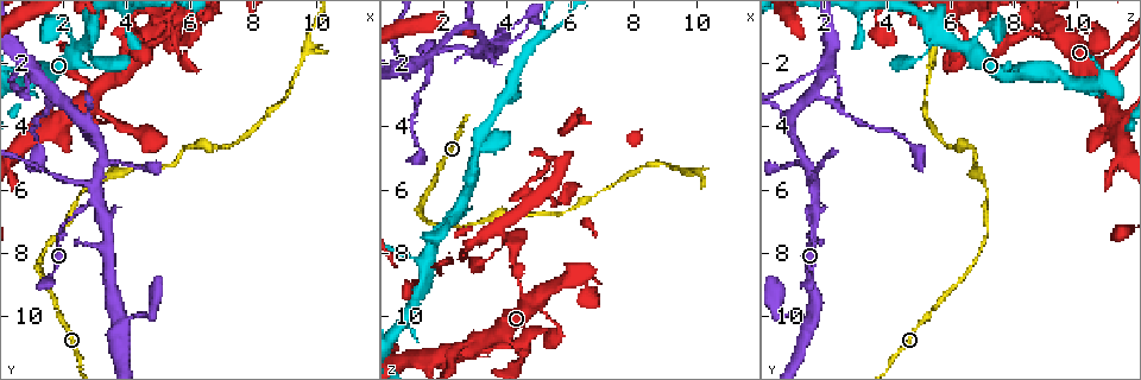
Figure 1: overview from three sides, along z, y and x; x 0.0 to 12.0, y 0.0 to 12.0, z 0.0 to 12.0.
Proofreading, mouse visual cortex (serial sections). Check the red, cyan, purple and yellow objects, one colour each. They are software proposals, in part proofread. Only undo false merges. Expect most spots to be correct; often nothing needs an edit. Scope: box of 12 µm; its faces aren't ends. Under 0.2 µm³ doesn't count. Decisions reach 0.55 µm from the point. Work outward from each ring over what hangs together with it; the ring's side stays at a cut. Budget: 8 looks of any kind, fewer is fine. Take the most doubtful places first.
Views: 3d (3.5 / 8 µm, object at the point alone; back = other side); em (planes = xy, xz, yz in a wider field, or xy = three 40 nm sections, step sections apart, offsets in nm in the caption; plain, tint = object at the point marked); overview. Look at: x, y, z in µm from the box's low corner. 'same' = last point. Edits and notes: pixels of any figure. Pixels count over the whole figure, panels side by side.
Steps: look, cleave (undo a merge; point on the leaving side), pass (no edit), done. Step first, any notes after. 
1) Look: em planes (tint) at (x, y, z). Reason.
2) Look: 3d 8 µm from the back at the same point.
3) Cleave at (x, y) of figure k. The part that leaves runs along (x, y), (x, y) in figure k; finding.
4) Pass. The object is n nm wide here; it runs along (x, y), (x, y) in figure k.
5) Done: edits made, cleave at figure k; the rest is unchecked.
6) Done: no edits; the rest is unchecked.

Look: 3d 3.5 µm at (2.9, 6.4, 1.6). Abrupt turn.

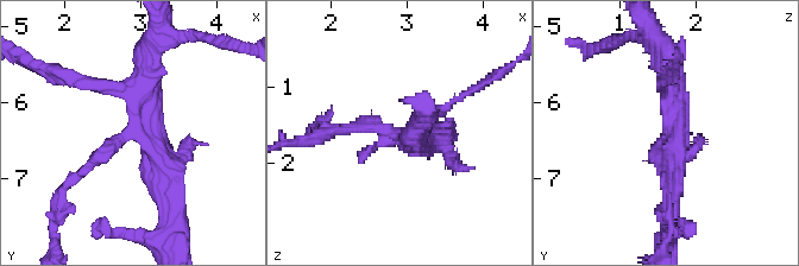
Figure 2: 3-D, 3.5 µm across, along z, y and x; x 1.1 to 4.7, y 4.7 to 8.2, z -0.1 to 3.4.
Look: em planes (tint) at (2.85, 6.35, 1.60). Need the tissue.

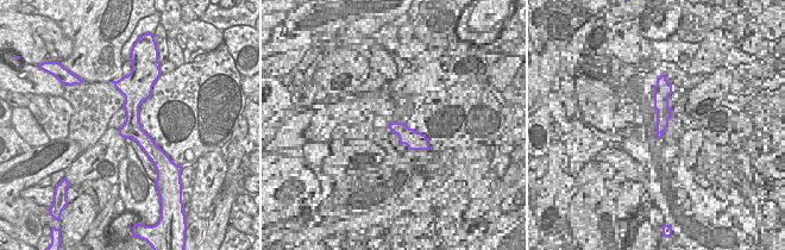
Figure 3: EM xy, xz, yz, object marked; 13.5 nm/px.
Look: em xy step 2 (tint) at the same point.

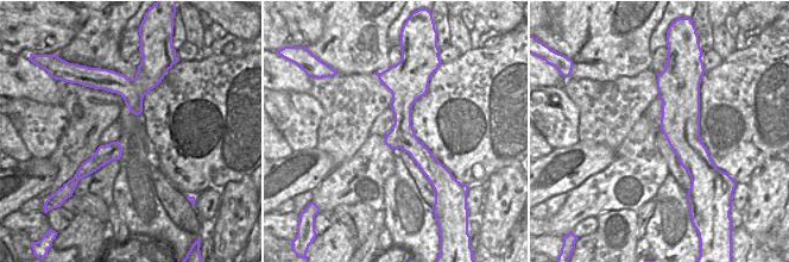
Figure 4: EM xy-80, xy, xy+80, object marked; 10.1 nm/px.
Pass. It runs along (71, 181), (148, 112), (148, 57) in figure 2; all the same cell.

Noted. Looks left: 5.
Look: 3d 3.5 µm at (2.7, 3.9, 0.9). Arms part here.

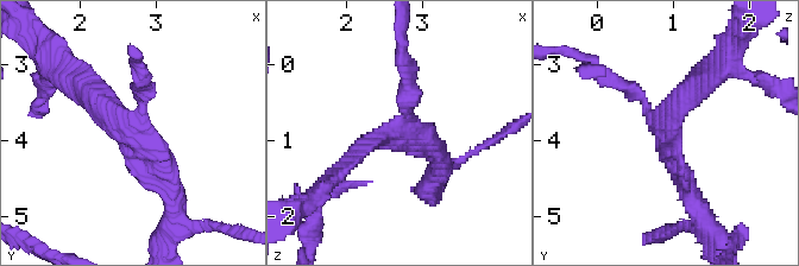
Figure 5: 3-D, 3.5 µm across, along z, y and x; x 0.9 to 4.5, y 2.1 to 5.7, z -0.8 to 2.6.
Look: em planes (tint) at (2.70, 3.85, 0.85). 3 arms meet here; the arms are 200, 250, 300 nm wide.

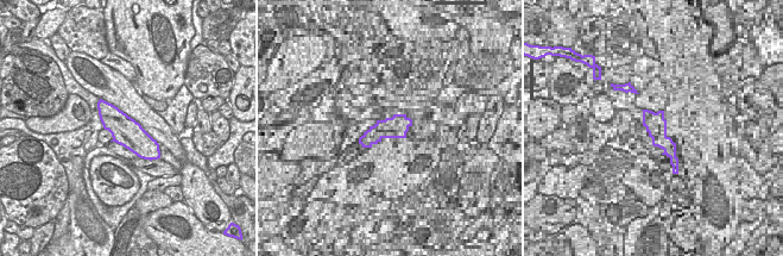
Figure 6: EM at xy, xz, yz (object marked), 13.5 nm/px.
Look: em xy step 3 (tint) at the same point.

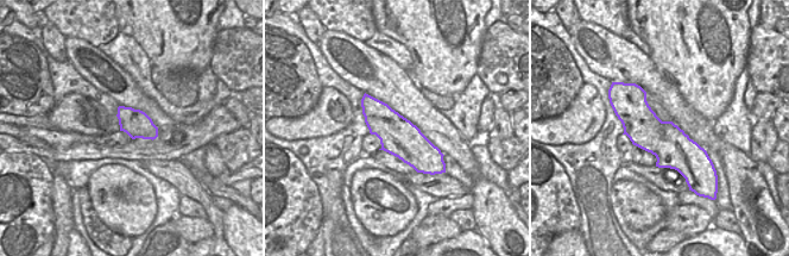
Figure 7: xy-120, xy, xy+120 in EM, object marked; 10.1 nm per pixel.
Pass. It runs along (170, 188), (152, 144), (79, 78) in figure 5; all the same cell.

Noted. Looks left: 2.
Look: 3d 8 µm at (0.9, 2.0, 2.1). Thin arm on a thick one.

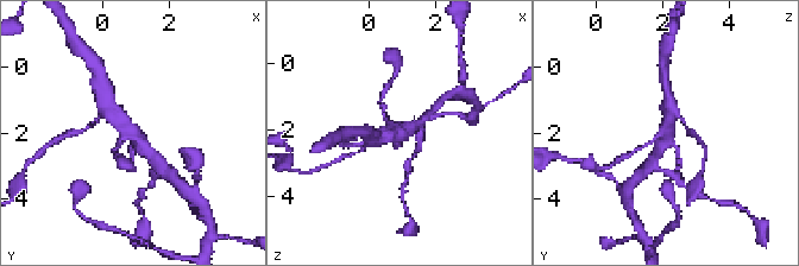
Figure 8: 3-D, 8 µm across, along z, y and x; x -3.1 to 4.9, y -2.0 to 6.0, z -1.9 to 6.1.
Look: em xy step 2 (tint) at (0.9, 2.1, 2.1).

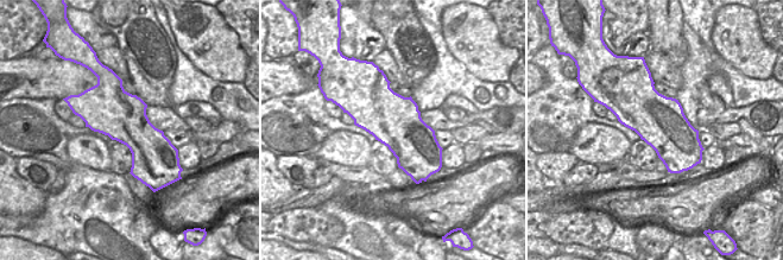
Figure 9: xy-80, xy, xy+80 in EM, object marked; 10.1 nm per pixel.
Pass. It runs along (156, 158), (108, 107) in figure 8; continuous, no second cell.

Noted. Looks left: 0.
Done: no edits; the rest is unchecked.

